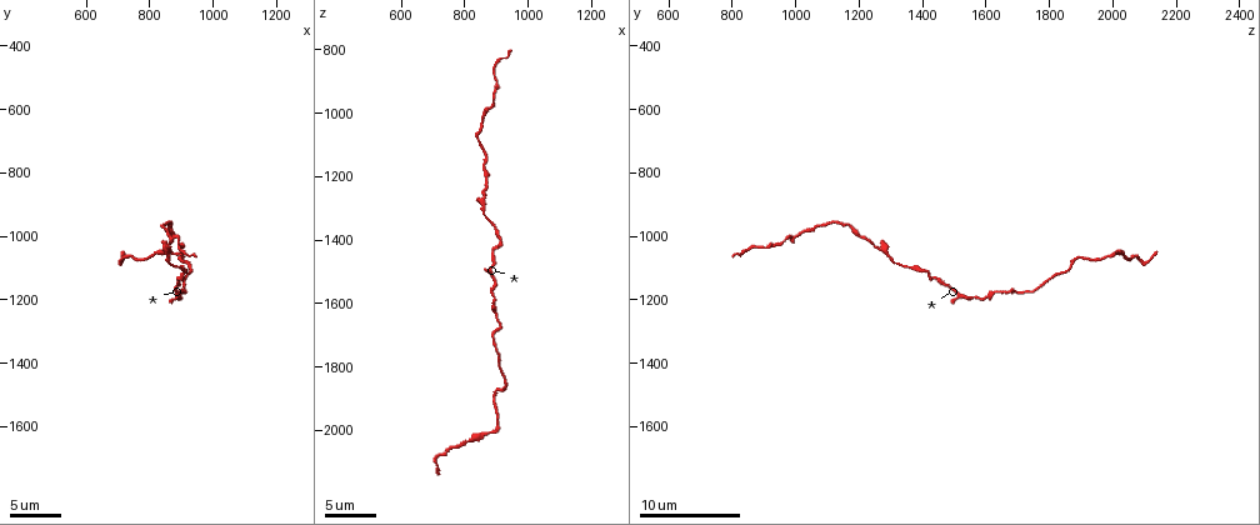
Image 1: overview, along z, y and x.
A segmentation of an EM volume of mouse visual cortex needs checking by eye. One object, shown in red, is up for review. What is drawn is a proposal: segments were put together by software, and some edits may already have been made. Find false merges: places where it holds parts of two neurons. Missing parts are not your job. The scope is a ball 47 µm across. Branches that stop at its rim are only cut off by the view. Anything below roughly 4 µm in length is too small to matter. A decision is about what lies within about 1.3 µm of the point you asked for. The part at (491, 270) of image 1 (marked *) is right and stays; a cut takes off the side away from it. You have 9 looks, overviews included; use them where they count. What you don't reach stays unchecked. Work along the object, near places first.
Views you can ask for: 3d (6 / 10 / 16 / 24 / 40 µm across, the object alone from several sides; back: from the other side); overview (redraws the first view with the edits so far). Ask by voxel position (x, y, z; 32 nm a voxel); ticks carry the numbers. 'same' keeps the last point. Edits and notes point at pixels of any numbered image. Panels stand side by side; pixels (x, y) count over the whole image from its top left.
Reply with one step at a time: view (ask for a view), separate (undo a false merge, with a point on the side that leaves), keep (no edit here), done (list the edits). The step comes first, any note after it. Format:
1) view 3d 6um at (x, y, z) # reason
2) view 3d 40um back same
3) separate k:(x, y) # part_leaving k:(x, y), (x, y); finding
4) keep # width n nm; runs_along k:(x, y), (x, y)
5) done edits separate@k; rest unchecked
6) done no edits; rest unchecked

view 3d 16um at (900, 1180, 1720) # calibre changes

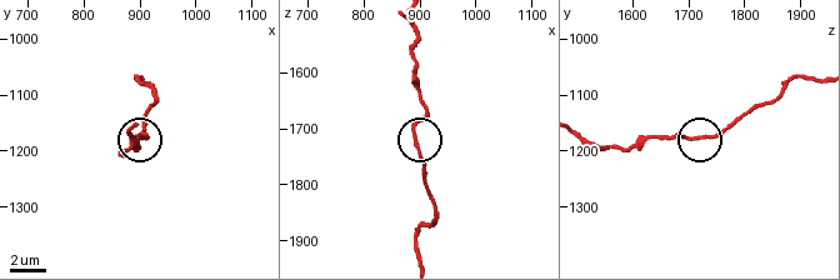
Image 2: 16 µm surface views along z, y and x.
keep # runs_along 2:(583, 138), (614, 150), (655, 136), (695, 140), (748, 114); one neuron here

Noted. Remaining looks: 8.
view 3d 10um at (890, 1020, 960) # narrows sharply

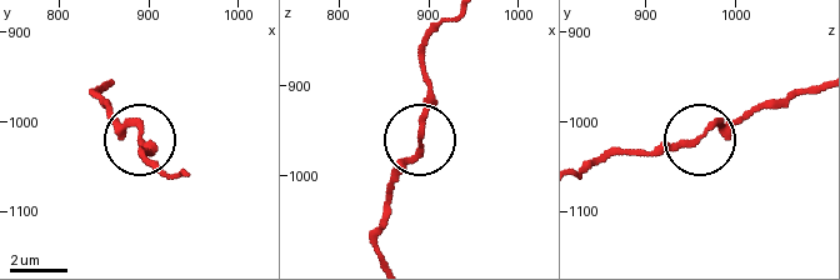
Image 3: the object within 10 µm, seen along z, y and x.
keep # continuous, no second neuron

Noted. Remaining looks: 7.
view 3d 6um at (860, 960, 1150) # sudden change in width

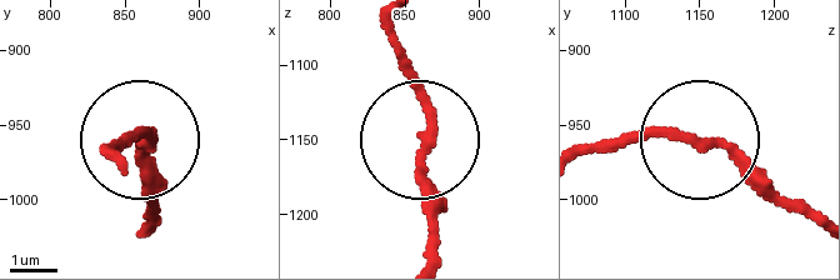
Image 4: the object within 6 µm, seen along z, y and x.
view 3d 6um back at (864, 962, 1156)

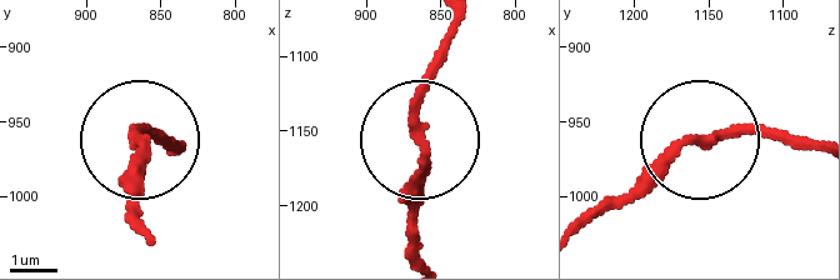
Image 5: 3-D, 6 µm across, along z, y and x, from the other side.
keep # all the same neuron

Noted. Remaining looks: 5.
view 3d 16um at (860, 1070, 1300)

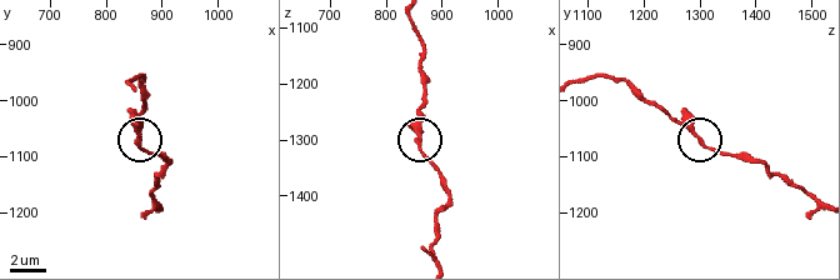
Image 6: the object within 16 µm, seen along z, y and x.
keep # one neuron here

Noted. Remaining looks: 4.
done no edits; rest unchecked

